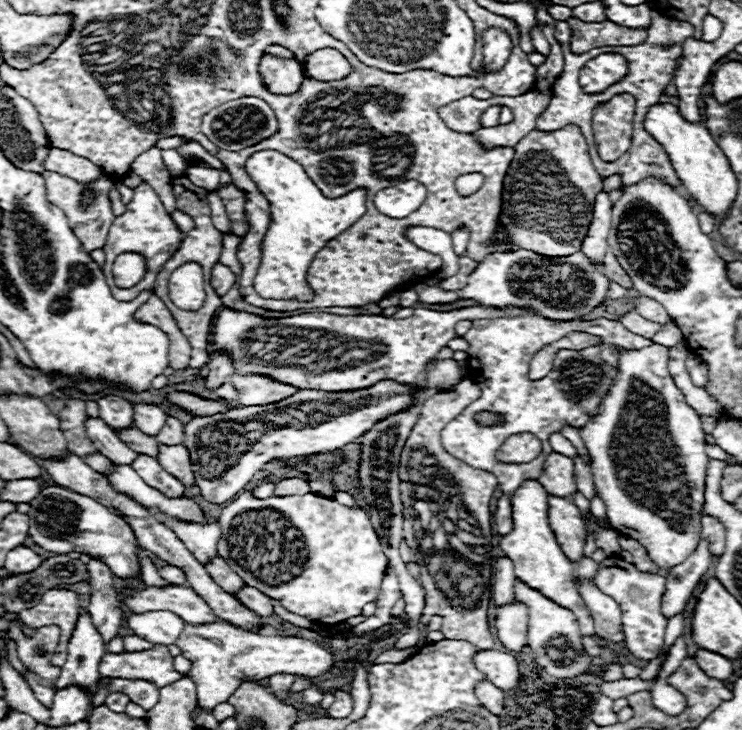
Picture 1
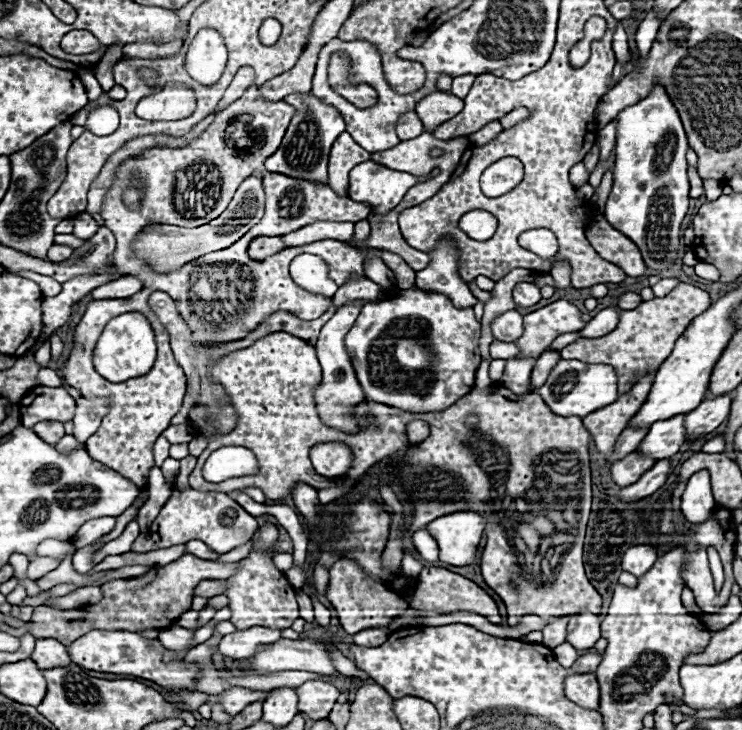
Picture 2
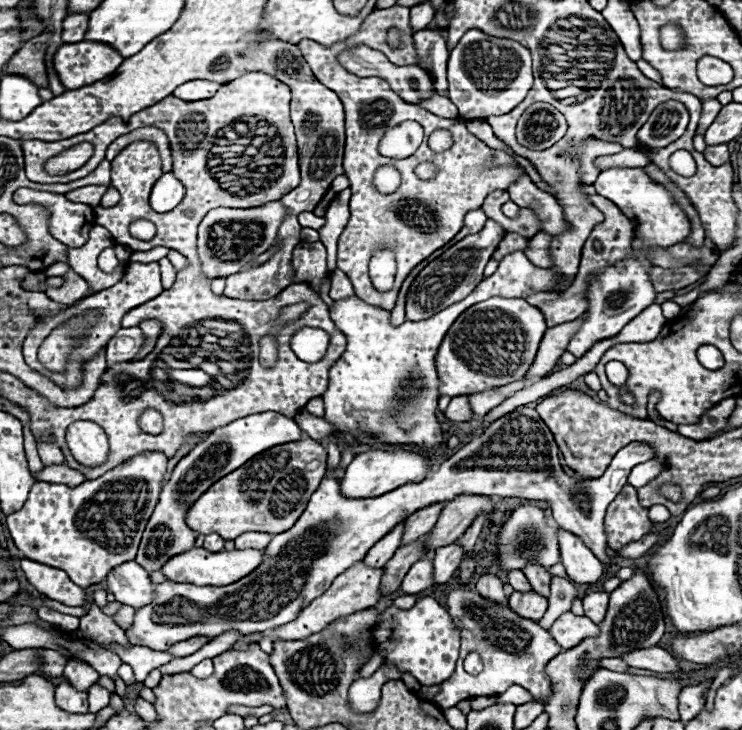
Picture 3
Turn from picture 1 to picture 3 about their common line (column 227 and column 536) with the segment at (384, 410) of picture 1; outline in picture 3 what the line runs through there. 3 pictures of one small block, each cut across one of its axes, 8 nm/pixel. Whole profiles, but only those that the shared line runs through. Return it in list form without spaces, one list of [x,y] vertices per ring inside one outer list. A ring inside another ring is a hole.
[[[520,406],[514,412],[498,418],[492,422],[482,434],[474,436],[468,444],[464,444],[454,456],[450,456],[446,462],[438,466],[438,470],[432,470],[422,482],[404,484],[392,492],[386,492],[378,498],[364,498],[364,500],[350,500],[342,496],[340,484],[330,476],[330,470],[326,472],[324,480],[320,482],[318,490],[312,494],[308,508],[302,512],[298,522],[272,538],[268,544],[262,564],[250,572],[250,576],[244,576],[242,580],[228,584],[228,586],[194,586],[194,584],[182,584],[166,580],[162,584],[156,584],[156,596],[152,604],[146,604],[136,610],[132,626],[126,630],[126,636],[130,644],[134,646],[146,646],[152,650],[168,650],[172,644],[194,638],[194,636],[208,636],[214,638],[230,628],[240,630],[240,634],[254,634],[264,632],[282,624],[288,624],[290,620],[296,620],[298,612],[306,608],[314,598],[322,596],[326,588],[332,584],[332,580],[342,574],[352,564],[360,562],[366,552],[382,540],[398,522],[406,520],[410,514],[414,514],[420,508],[426,508],[436,502],[450,502],[460,494],[482,494],[482,496],[514,496],[514,498],[526,498],[526,500],[538,500],[550,504],[556,522],[560,528],[574,532],[576,536],[582,536],[584,544],[604,562],[610,564],[610,558],[606,556],[606,532],[604,532],[604,516],[610,500],[618,496],[618,492],[626,486],[628,474],[634,466],[654,458],[654,448],[650,444],[628,444],[622,448],[614,458],[604,476],[594,480],[578,480],[570,478],[562,466],[558,456],[558,446],[554,442],[552,432],[548,426],[540,420],[534,408]]]

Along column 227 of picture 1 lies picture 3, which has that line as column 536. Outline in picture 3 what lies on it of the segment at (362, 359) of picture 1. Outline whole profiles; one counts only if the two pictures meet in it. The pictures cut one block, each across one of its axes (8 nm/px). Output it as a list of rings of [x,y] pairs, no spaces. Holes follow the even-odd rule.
[[[492,296],[470,306],[458,316],[438,348],[436,372],[440,394],[472,394],[522,380],[534,362],[544,332],[546,320],[542,312],[522,298]]]

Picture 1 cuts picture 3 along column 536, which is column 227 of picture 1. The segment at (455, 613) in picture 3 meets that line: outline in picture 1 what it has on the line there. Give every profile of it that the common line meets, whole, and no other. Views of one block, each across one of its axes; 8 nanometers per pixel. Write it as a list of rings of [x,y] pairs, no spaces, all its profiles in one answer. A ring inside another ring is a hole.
[[[228,622],[214,624],[186,624],[182,636],[176,640],[182,656],[192,662],[192,668],[186,676],[194,680],[198,704],[202,708],[214,708],[230,698],[238,688],[242,678],[262,680],[272,674],[296,674],[296,676],[322,676],[336,666],[332,652],[322,648],[316,642],[294,638],[294,636],[260,636]]]

